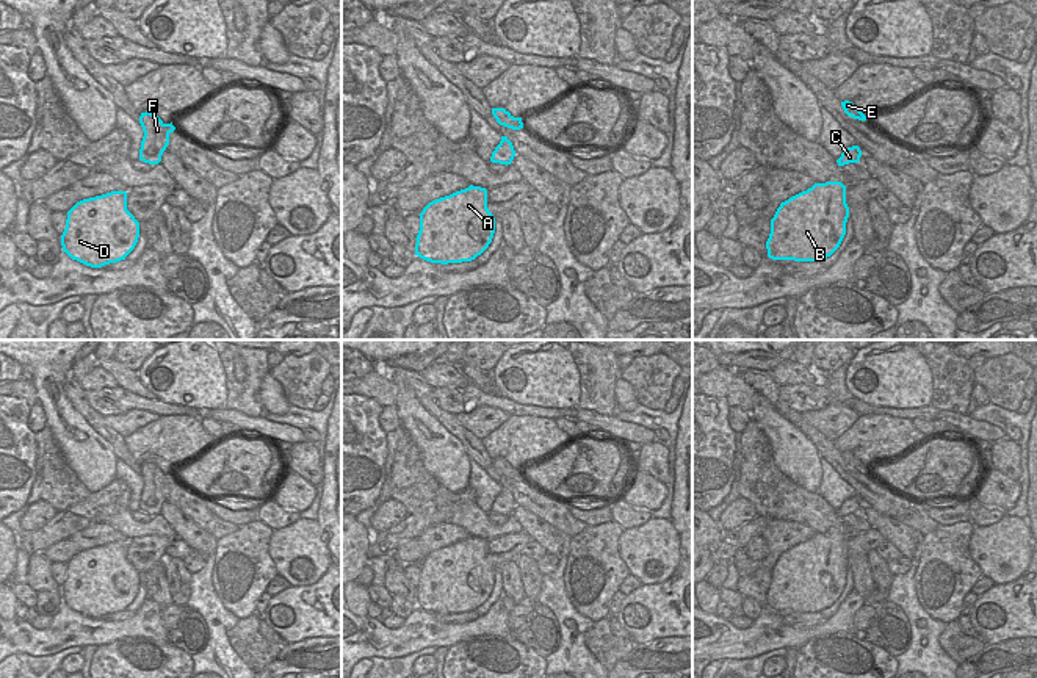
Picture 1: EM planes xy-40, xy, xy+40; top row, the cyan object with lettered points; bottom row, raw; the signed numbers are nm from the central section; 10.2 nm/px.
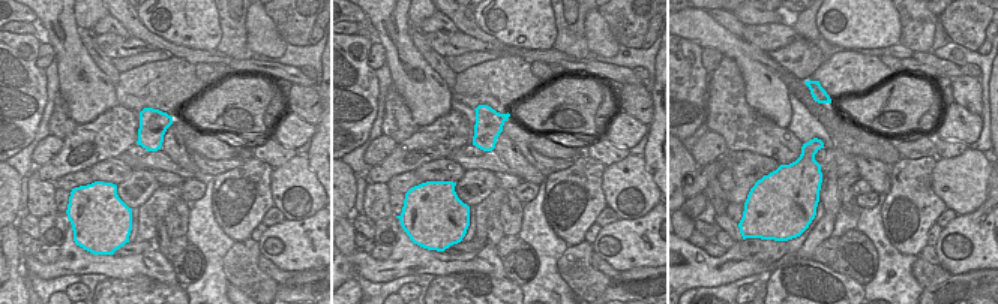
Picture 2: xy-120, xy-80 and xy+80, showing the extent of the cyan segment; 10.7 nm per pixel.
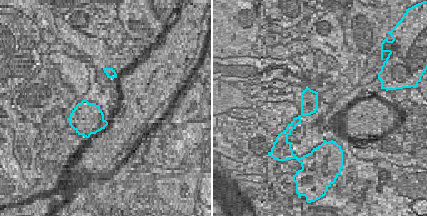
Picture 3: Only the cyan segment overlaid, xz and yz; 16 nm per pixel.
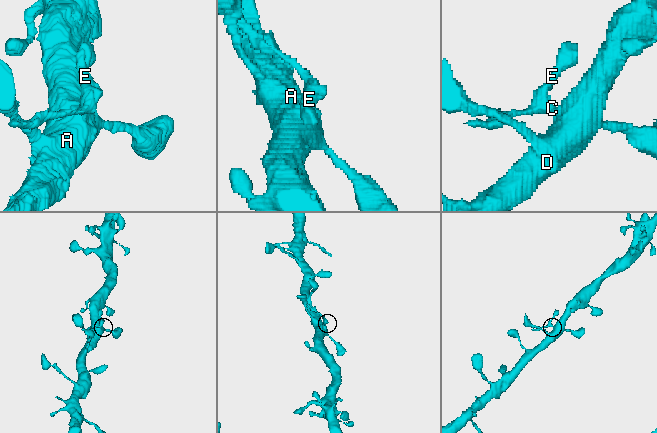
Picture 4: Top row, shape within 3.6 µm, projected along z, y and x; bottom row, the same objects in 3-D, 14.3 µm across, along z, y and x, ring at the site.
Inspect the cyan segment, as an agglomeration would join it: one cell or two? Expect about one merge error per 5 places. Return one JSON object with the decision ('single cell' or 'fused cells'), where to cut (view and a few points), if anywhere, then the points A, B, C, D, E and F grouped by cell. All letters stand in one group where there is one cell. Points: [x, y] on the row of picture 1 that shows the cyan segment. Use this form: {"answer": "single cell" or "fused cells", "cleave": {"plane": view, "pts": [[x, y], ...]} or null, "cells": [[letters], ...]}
{"answer": "single cell", "cleave": null, "cells": [["A", "B", "C", "D", "E", "F"]]}

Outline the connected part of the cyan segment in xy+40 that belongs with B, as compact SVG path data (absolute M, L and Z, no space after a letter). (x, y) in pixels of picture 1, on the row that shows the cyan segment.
M841 182L815 183L782 202L766 241L772 260L821 261L846 235L849 207Z

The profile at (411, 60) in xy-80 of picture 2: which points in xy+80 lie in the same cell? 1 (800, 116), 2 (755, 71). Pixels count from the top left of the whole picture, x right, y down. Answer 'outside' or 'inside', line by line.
1: outside
2: inside

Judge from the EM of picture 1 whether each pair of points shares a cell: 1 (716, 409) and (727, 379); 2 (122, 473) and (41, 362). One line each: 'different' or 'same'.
1: different
2: different

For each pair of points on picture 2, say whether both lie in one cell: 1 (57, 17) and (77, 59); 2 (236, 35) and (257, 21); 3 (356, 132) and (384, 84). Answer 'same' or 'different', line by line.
1: same
2: different
3: different

